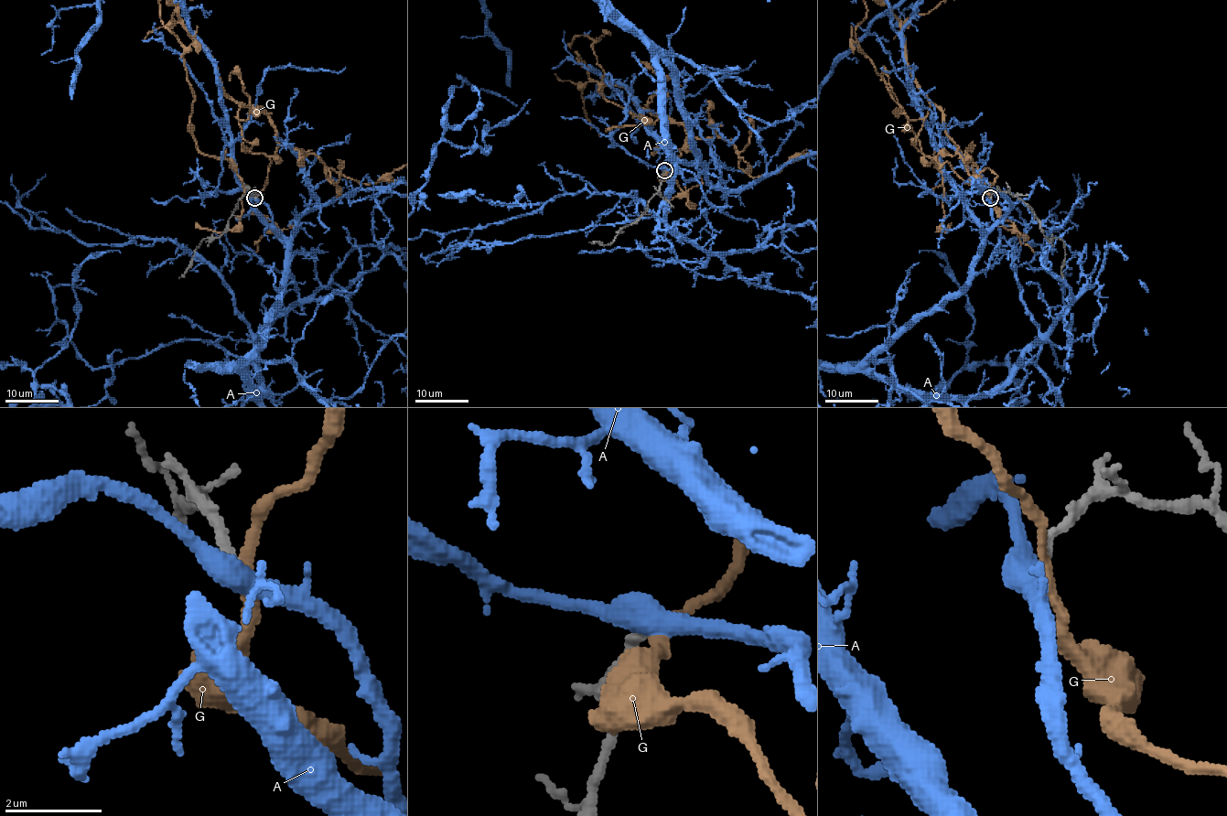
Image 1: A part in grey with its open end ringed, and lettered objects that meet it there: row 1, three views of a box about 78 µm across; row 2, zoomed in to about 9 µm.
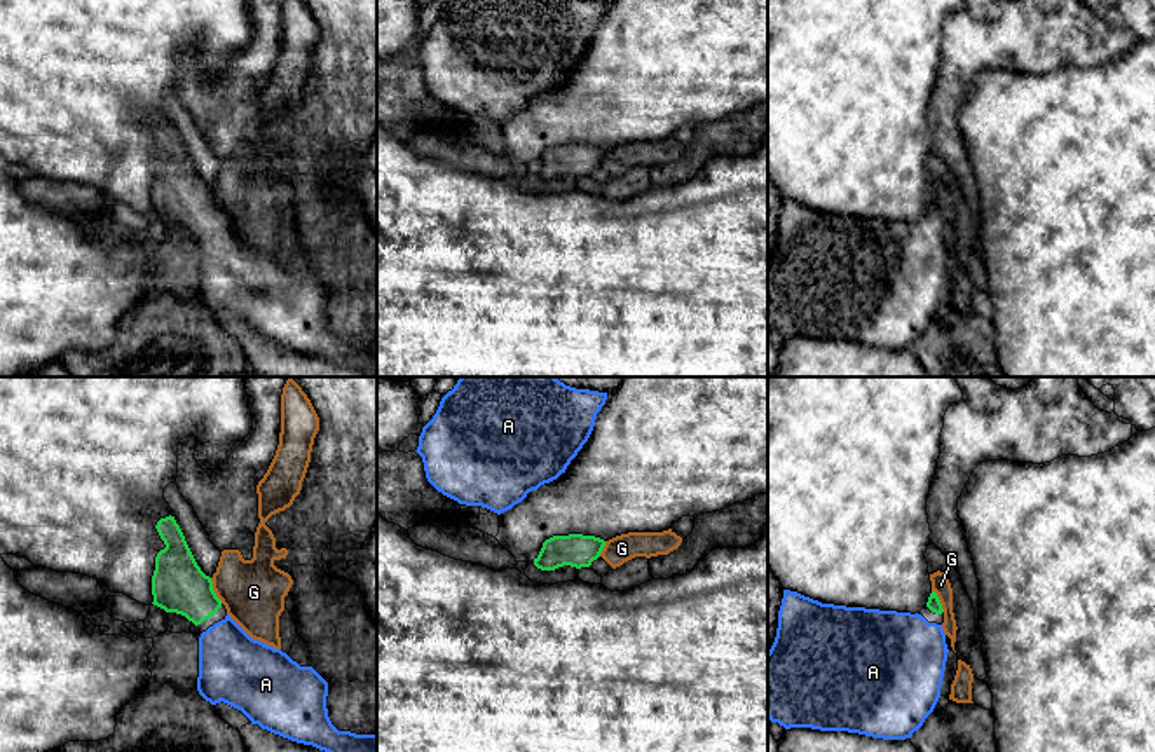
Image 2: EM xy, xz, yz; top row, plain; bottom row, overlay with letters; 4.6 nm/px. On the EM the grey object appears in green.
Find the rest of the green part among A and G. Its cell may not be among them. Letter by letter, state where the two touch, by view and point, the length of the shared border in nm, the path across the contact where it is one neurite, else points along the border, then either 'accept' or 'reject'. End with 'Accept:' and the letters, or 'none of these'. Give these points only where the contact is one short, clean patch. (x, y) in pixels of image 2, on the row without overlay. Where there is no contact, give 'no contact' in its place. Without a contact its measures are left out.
A: no contact; accept
G: contact xy (213, 199); length 130 nm; border xy (210, 187), (211, 198), (222, 211); reject
Accept: A

